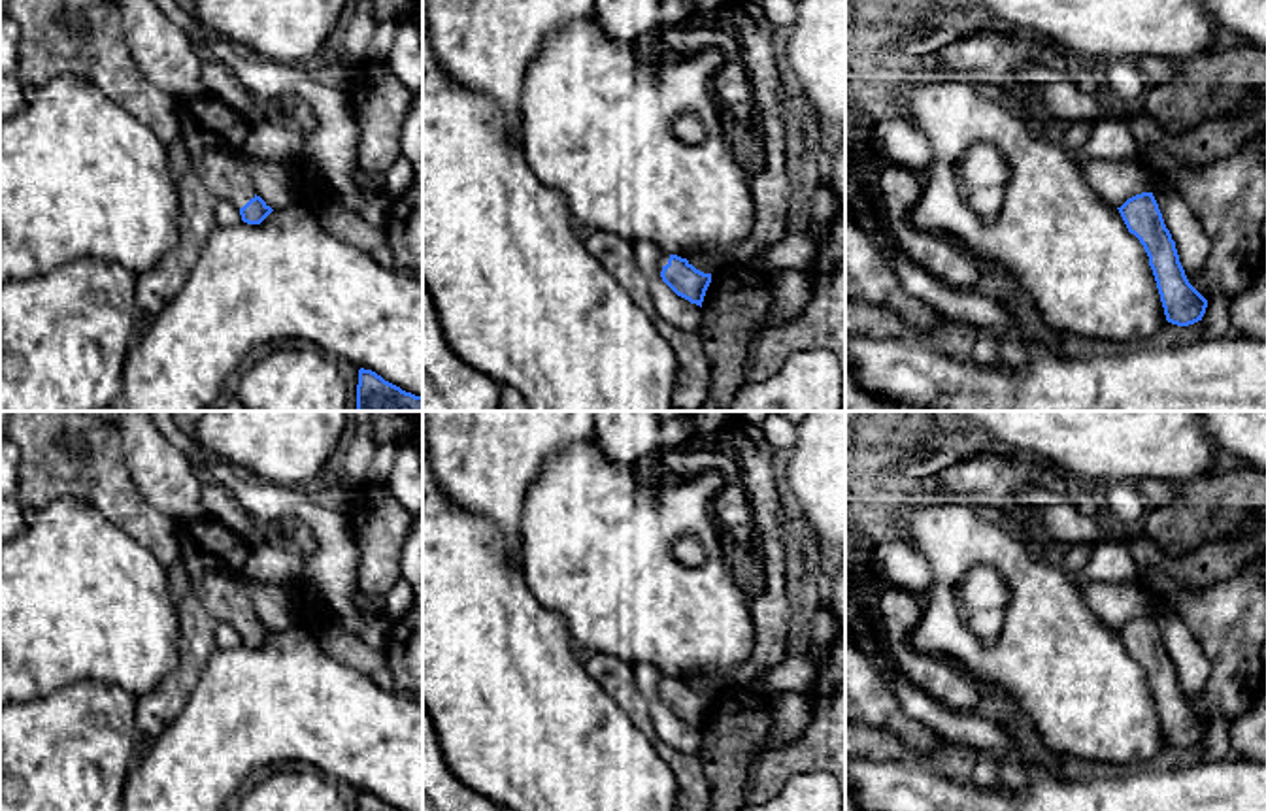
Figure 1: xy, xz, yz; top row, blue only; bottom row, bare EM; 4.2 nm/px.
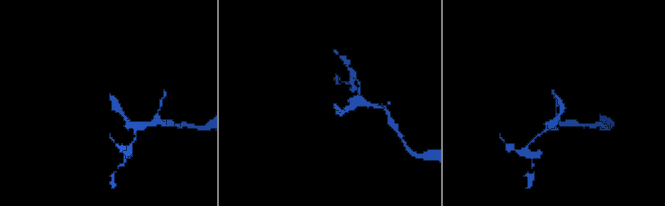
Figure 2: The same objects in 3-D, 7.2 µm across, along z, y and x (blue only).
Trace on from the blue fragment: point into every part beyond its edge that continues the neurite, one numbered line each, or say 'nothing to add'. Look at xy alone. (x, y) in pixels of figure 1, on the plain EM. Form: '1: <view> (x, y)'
1: xy (227, 596)

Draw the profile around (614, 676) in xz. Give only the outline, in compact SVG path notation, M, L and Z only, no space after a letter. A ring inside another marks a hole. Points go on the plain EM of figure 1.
M600 653L583 654L583 666L670 766L677 785L674 811L709 811L709 785L700 756L681 753L655 734L647 702L636 683L632 666Z

